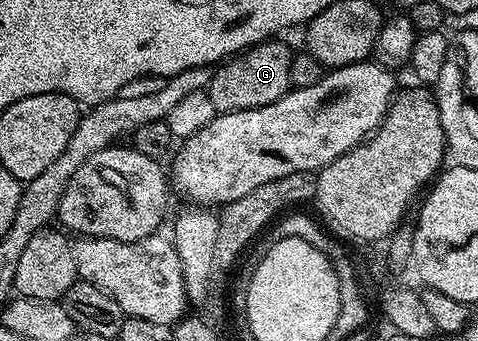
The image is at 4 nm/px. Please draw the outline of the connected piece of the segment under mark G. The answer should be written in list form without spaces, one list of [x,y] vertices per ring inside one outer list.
[[[282,39],[261,41],[250,49],[221,62],[210,74],[208,92],[212,99],[215,114],[235,113],[245,109],[255,109],[280,100],[290,92],[290,72],[292,71],[292,49]]]

